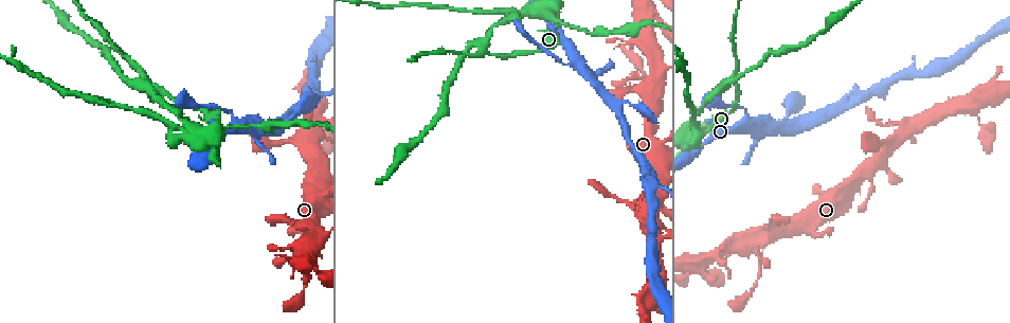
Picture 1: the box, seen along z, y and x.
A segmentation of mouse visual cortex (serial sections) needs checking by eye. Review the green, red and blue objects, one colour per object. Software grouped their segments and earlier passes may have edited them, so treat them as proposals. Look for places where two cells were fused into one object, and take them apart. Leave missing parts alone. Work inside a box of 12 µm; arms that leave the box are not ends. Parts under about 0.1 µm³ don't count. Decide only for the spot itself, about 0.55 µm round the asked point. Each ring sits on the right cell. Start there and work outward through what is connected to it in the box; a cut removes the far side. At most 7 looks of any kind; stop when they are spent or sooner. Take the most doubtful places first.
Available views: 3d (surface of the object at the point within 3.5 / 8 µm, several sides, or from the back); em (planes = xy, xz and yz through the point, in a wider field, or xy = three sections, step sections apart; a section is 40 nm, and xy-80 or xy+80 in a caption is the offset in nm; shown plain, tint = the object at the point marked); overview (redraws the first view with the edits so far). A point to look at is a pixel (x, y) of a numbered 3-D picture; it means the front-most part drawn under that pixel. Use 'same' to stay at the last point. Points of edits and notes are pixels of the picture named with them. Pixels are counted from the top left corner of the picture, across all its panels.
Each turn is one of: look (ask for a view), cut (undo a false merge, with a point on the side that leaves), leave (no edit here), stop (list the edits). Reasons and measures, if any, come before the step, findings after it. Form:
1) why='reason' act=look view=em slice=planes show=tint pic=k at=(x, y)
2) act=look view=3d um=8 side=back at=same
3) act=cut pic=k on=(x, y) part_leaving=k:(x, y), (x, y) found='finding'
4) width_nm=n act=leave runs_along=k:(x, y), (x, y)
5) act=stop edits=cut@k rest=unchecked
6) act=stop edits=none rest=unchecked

why='abrupt turn' act=look view=3d um=3.5 pic=1 at=(488, 55)

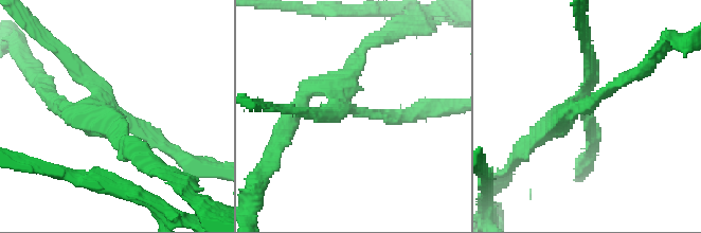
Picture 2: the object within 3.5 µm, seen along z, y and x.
arms=3 arm_widths_nm=150,200,250 why='now the EM' act=look view=em slice=xy step=5 show=tint pic=2 at=(112, 110)

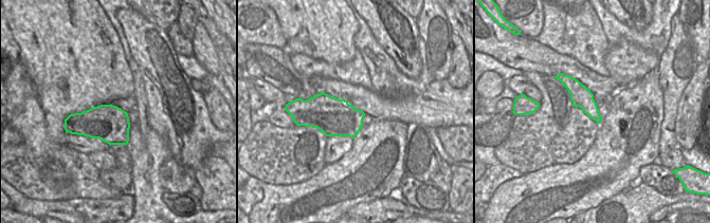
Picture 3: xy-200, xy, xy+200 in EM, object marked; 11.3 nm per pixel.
act=cut pic=2 on=(53, 102) found='a second cell is stuck on'

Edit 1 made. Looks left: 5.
why='see it whole again' act=look view=overview

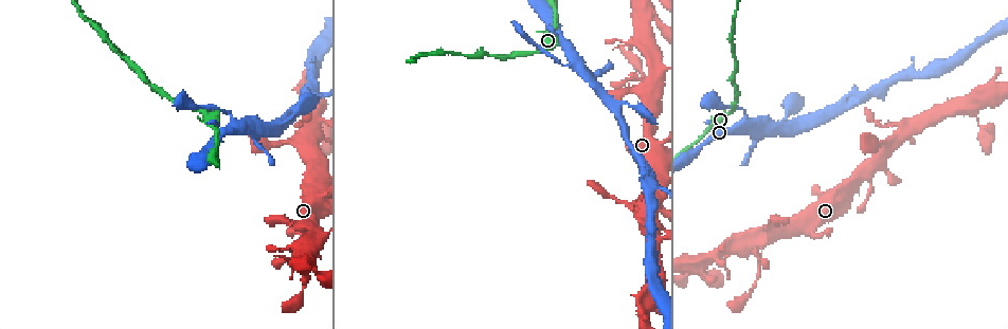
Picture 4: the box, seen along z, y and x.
why='thick turns thin' act=look view=3d um=3.5 pic=4 at=(573, 62)

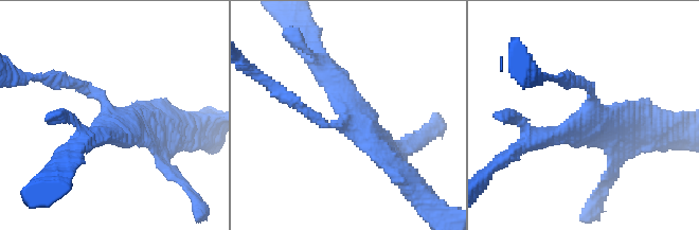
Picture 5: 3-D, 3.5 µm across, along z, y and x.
why='need the tissue' act=look view=em slice=planes show=tint pic=5 at=(109, 110)

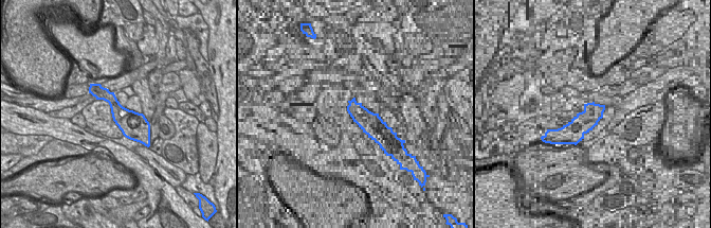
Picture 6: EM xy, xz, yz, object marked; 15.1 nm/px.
act=look view=em slice=xy step=3 show=tint at=same

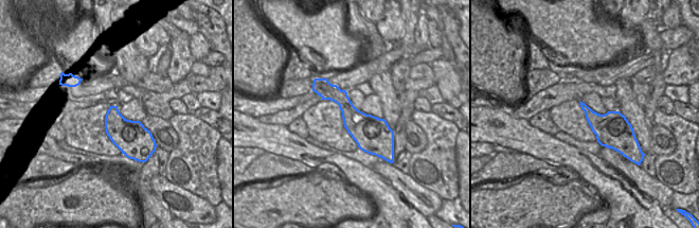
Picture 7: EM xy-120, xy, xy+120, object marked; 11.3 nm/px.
width_nm=360 act=leave runs_along=7:(316, 88), (391, 139) found='continuous, no second cell'

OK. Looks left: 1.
act=stop edits=cut@2 rest=unchecked

